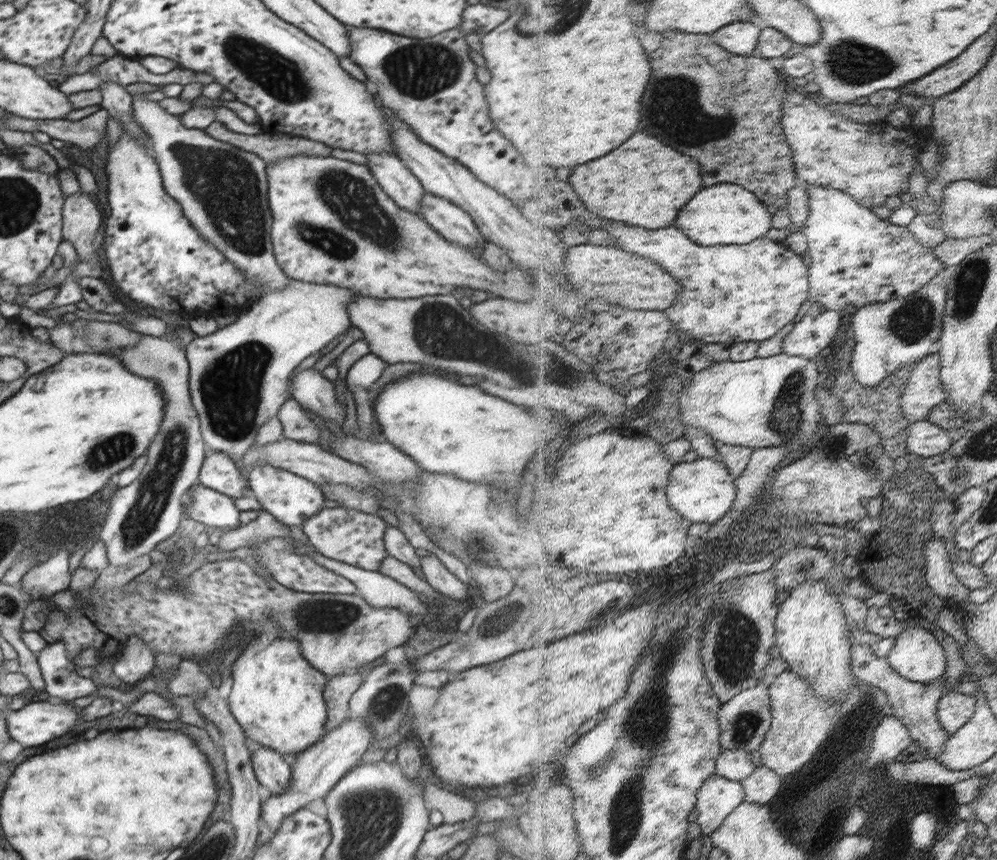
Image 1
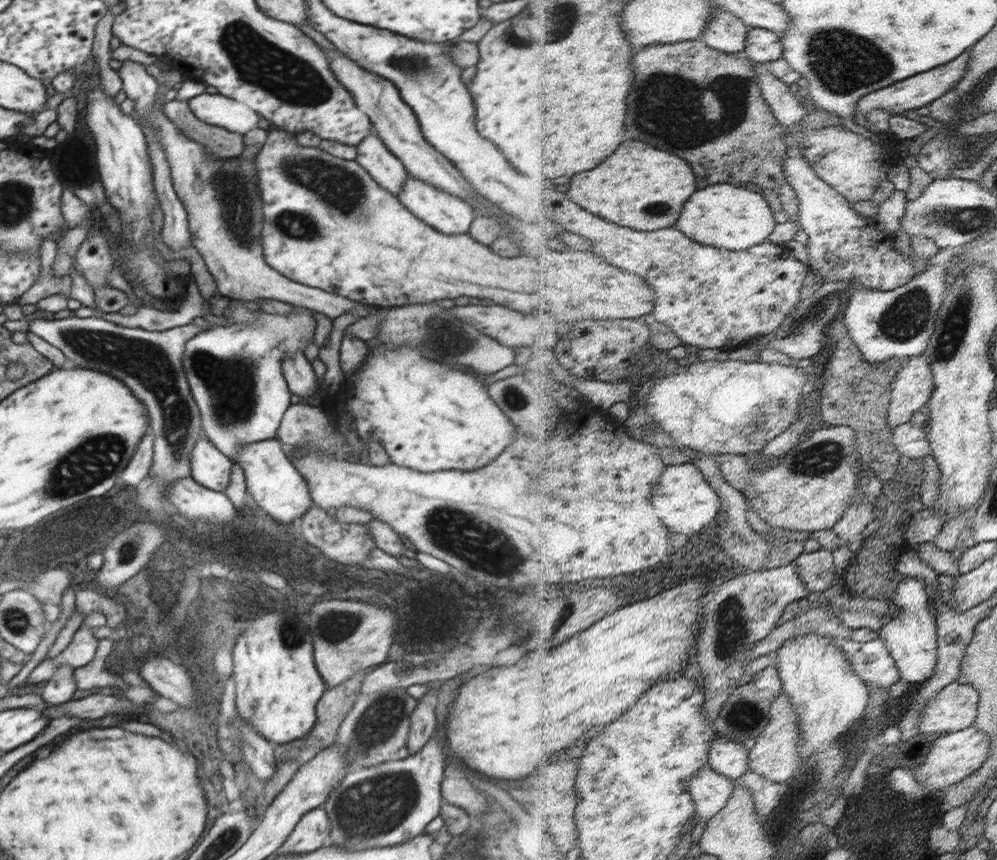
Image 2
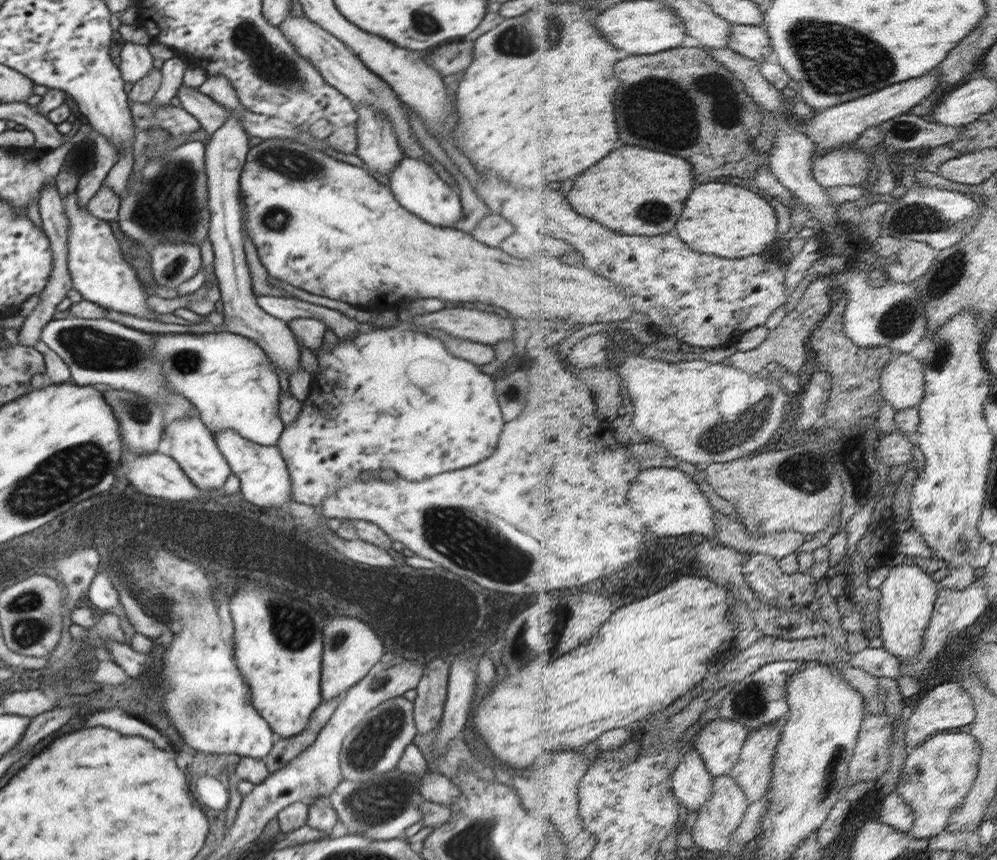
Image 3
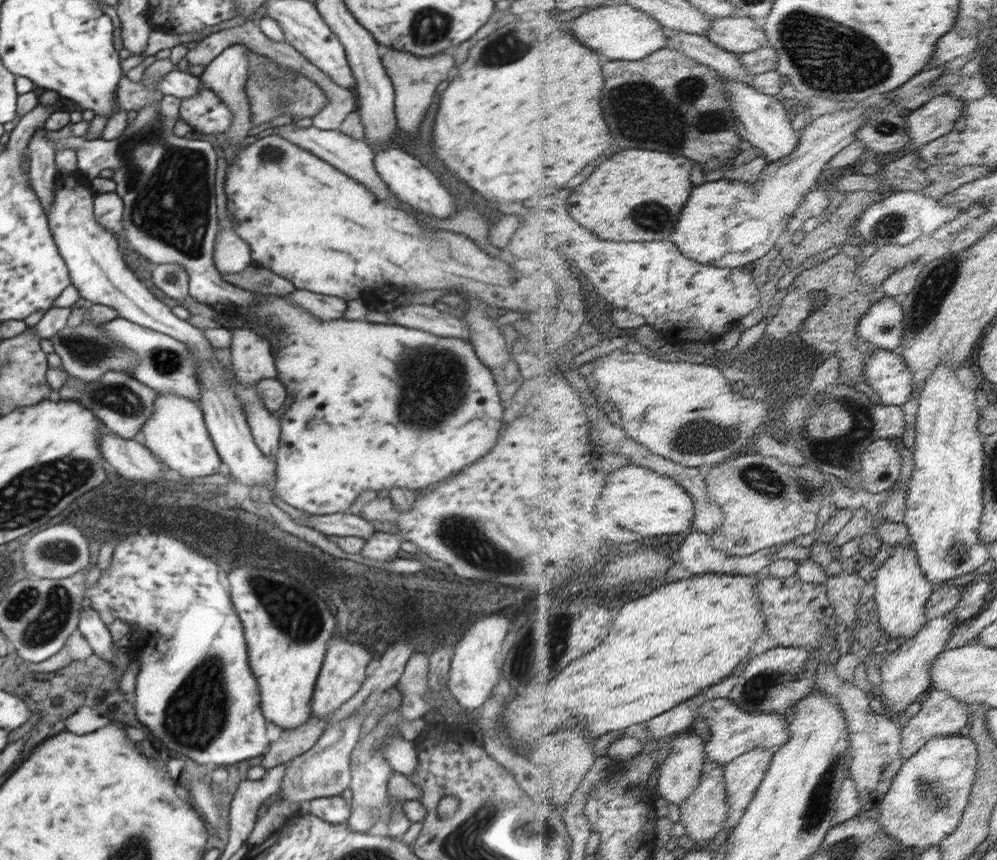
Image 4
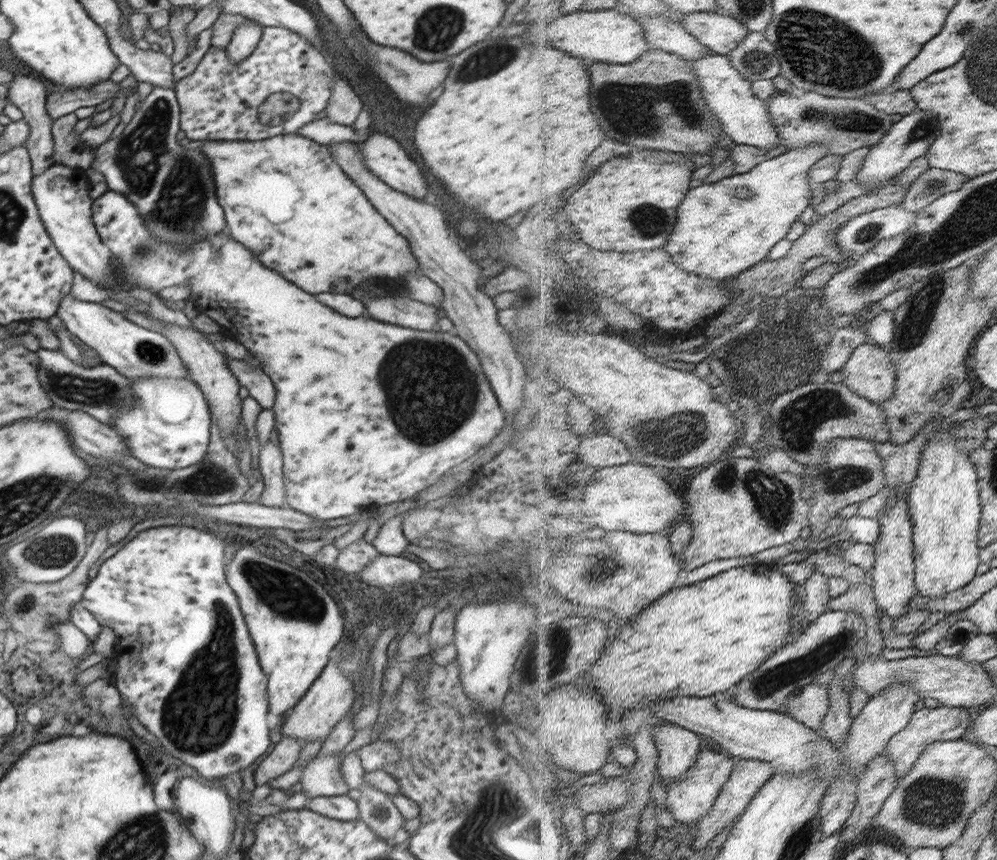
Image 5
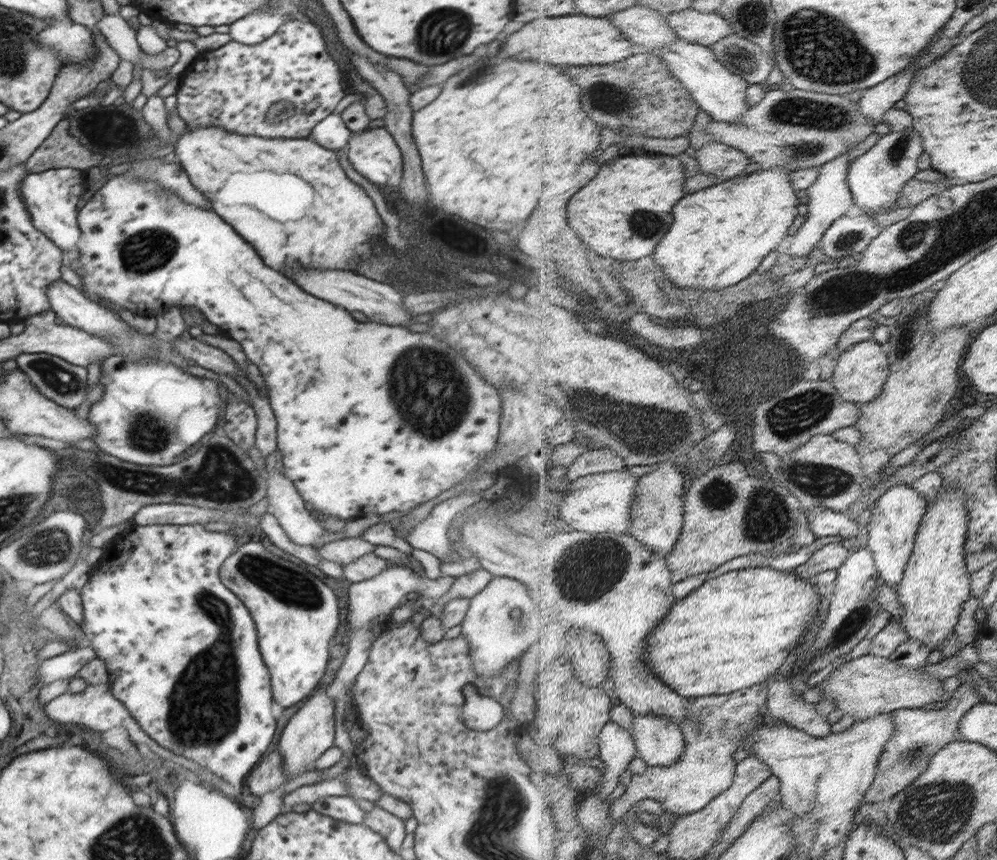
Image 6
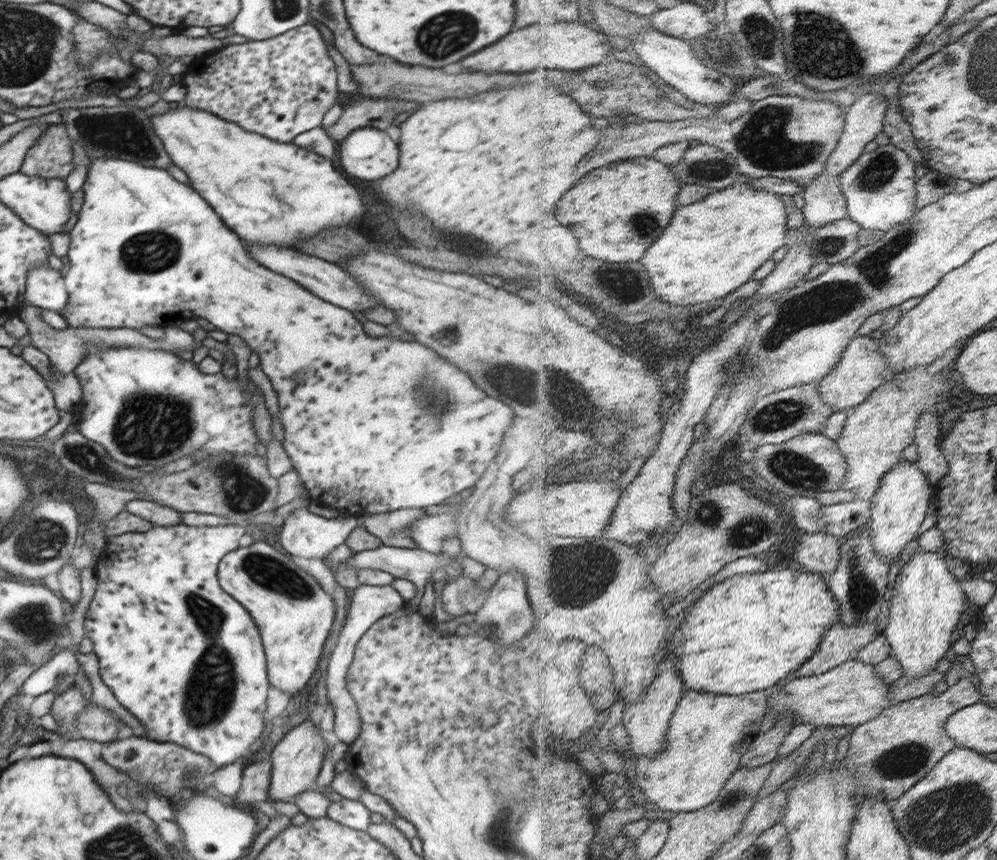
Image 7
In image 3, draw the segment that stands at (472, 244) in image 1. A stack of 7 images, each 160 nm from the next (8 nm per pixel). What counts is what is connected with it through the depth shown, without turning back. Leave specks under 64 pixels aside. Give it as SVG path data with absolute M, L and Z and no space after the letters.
M404 156L389 174L389 188L394 198L412 214L427 223L440 228L452 228L452 224L462 218L461 198L457 190L452 189L434 171L432 166L421 160Z

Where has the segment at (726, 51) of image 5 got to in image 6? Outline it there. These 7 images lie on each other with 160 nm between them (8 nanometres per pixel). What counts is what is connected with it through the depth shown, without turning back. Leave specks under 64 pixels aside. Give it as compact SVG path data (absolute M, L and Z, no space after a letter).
M689 8L672 14L670 23L682 39L707 47L713 47L724 37L735 33L732 23L718 11L704 13Z

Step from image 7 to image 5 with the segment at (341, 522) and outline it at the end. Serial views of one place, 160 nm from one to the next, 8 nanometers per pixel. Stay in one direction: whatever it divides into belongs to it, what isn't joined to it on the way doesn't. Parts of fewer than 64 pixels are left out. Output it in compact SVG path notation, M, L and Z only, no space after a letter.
M268 441L264 447L260 448L259 462L259 477L263 477L265 487L258 503L266 507L285 508L286 494L284 494L281 449Z

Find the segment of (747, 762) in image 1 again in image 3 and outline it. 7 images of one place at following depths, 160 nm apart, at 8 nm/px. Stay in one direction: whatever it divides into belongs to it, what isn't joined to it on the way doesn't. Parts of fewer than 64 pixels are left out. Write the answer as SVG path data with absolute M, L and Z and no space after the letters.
M721 716L709 722L695 739L693 747L702 754L706 766L715 776L732 774L750 737L750 728L739 720Z

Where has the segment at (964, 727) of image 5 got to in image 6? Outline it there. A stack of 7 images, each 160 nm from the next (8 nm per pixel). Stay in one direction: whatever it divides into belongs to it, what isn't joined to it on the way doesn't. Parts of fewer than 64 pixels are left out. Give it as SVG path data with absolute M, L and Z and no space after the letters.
M964 683L958 689L956 696L951 698L941 709L926 710L924 707L920 707L896 711L894 713L896 732L888 741L884 754L881 756L878 774L871 790L867 792L866 802L878 806L884 800L893 800L931 767L933 757L943 748L955 741L964 740L960 726L962 726L967 712L981 703L978 693L974 683Z

